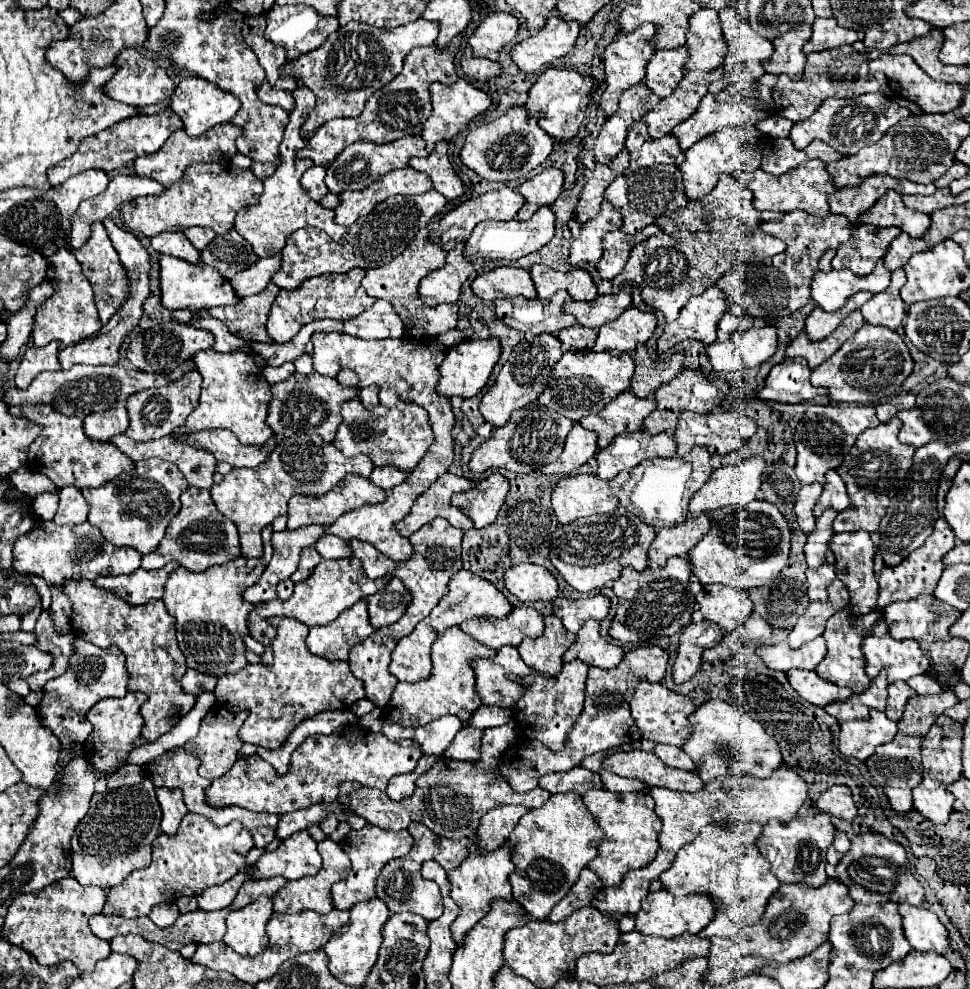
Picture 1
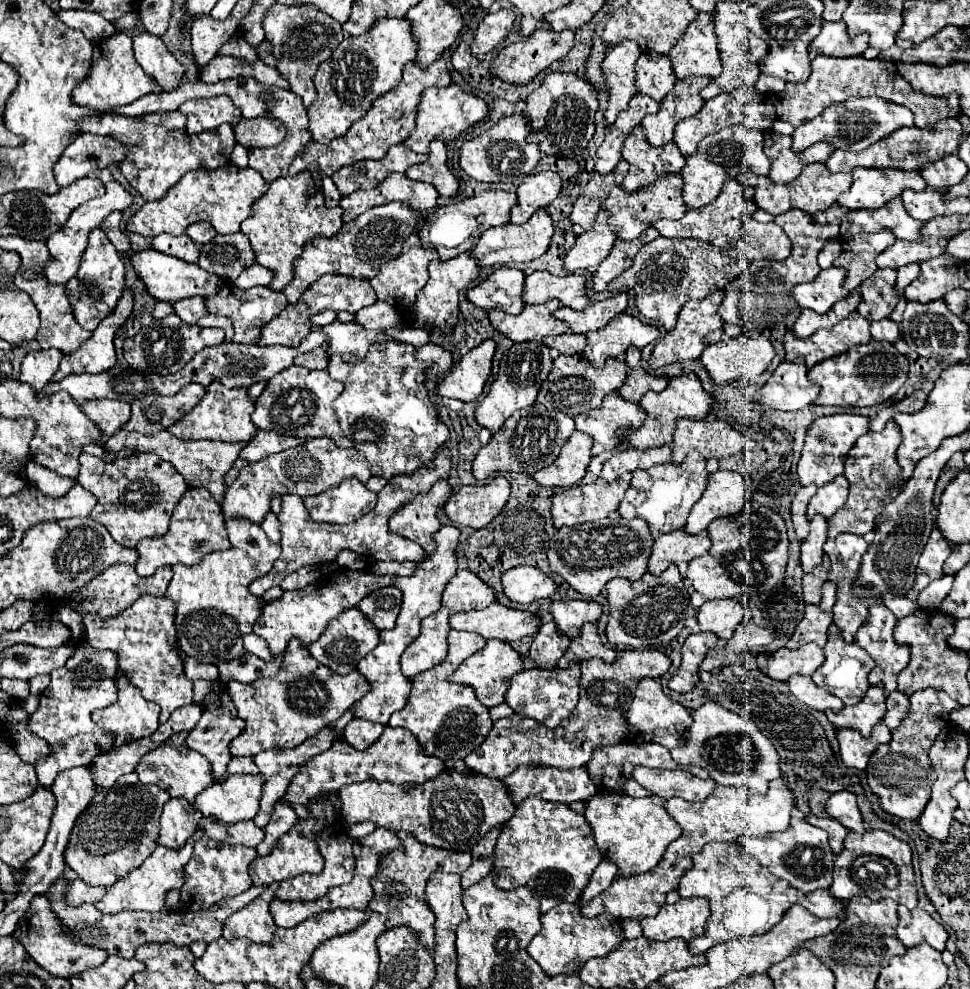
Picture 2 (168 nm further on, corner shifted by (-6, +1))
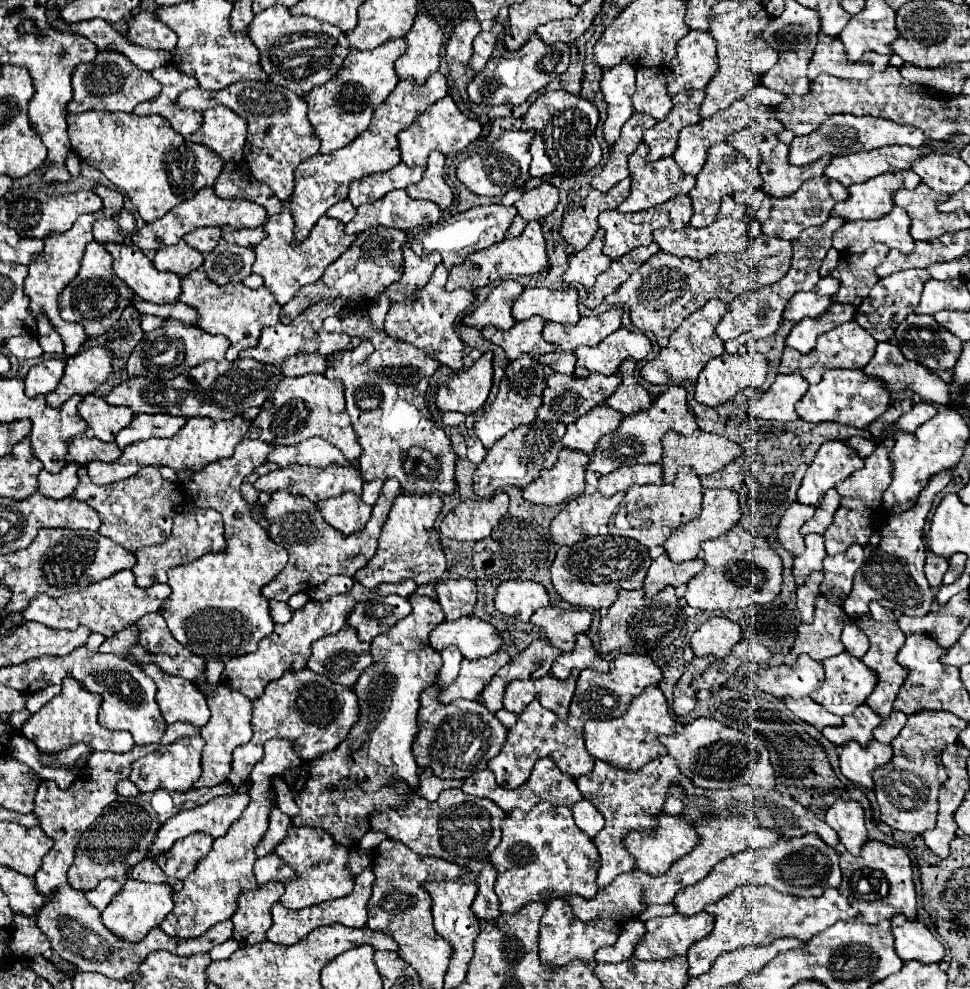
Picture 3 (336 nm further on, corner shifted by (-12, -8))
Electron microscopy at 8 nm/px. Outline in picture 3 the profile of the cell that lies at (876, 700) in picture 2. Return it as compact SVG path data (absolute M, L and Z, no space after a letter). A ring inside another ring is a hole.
M866 703L860 705L854 715L844 717L844 725L850 729L852 739L858 741L860 745L870 743L872 741L872 733L874 729L882 723L884 719L880 715L876 715L876 711L872 711L872 707L868 707Z

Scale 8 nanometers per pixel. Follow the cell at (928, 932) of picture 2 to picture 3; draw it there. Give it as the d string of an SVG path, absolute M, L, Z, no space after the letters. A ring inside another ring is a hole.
M894 915L892 917L892 933L896 939L896 953L902 961L922 961L922 963L940 963L946 955L944 945L930 933L930 929L922 921L910 921L904 915Z

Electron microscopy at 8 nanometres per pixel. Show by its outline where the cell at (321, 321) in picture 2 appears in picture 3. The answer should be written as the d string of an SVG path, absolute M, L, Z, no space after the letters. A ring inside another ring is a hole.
M368 315L328 317L323 326L331 332L348 333L350 337L368 337L374 345L374 353L356 367L350 361L350 353L338 351L328 355L330 367L326 371L328 377L344 383L346 413L362 445L362 457L358 459L362 477L366 481L396 477L406 493L452 493L456 453L444 427L432 419L426 407L426 389L440 363L424 351L376 331ZM364 399L378 399L378 403L374 409L366 409Z

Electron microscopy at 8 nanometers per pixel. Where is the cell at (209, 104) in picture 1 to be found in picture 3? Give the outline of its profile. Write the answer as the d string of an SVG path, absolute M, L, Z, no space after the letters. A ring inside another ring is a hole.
M214 107L202 113L202 135L192 135L192 143L212 147L226 163L238 163L246 143L246 123L228 107Z

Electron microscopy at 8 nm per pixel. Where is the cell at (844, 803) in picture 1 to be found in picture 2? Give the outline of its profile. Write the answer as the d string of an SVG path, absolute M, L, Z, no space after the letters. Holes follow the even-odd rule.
M848 790L834 792L826 802L826 812L834 820L838 820L846 830L864 832L862 816L860 816L860 810L856 806L856 796L852 792L848 792Z

